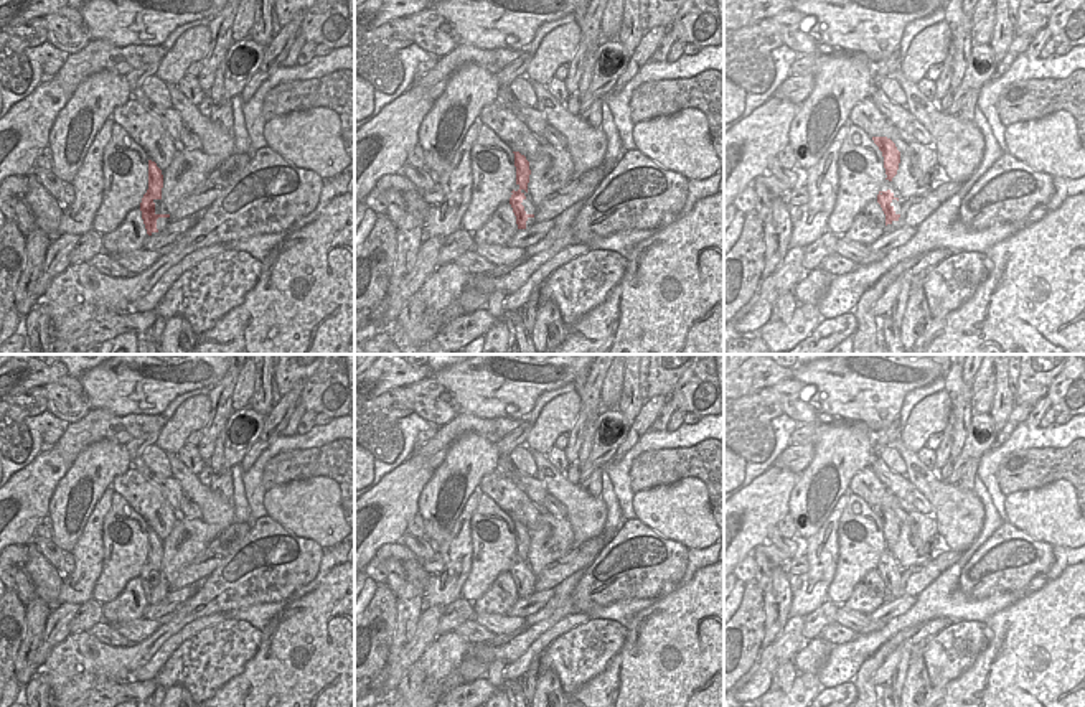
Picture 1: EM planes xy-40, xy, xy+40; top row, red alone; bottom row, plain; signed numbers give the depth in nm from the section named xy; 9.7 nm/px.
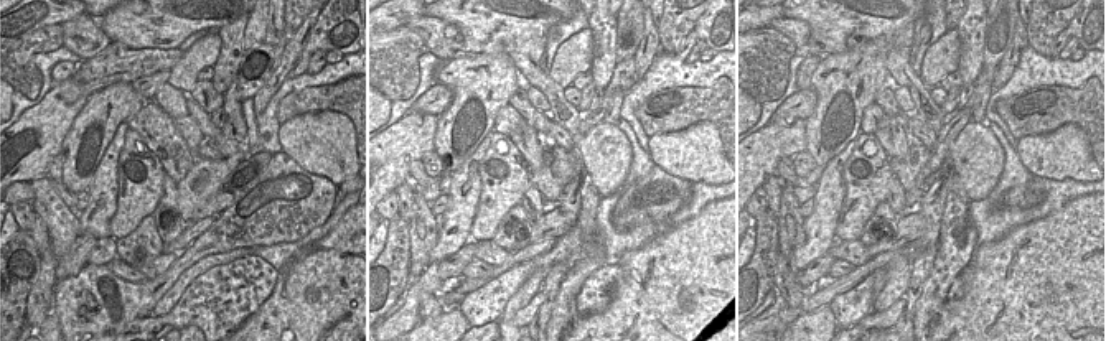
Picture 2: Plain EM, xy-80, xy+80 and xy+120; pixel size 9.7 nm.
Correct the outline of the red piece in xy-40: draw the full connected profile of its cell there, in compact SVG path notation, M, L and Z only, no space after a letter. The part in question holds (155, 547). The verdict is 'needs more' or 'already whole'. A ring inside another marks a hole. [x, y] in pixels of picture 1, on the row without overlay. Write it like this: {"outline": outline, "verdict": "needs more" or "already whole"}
{"outline": "M148 529L148 559L142 567L140 580L142 588L147 598L147 603L152 605L158 602L157 588L158 587L170 587L170 583L157 583L155 582L155 569L162 569L162 557L163 557L163 544L162 539L157 536L155 531Z", "verdict": "already whole"}

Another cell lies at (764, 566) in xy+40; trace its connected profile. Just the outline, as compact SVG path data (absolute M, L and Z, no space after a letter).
M754 552L752 555L757 564L755 583L760 590L767 590L768 583L772 582L772 562L762 552Z

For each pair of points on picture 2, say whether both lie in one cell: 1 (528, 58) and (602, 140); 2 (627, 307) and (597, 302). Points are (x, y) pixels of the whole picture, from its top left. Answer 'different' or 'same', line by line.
1: same
2: different

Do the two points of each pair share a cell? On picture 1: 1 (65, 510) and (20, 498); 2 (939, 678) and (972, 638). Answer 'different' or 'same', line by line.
1: different
2: same

